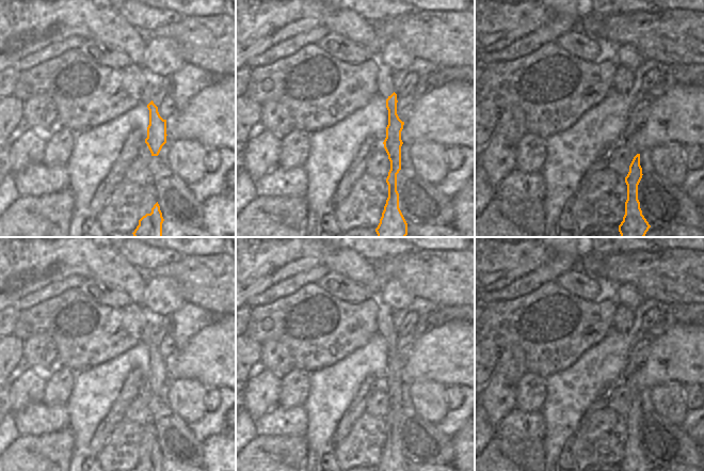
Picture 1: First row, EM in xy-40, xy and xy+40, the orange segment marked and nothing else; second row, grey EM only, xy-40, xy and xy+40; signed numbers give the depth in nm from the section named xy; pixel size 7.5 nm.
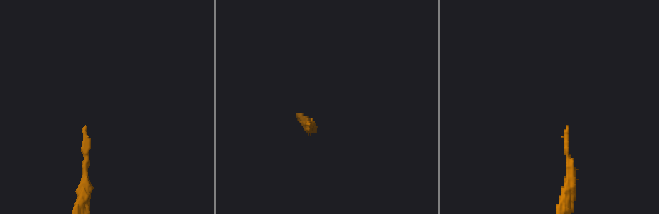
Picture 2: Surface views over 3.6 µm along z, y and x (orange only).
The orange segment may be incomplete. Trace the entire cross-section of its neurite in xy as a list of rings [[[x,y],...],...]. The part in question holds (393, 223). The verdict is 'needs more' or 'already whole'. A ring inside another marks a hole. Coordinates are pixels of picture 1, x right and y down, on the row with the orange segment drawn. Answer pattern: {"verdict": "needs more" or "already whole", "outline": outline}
{"verdict": "needs more", "outline": [[[380,65],[378,72],[378,94],[386,100],[388,110],[388,125],[384,148],[390,161],[390,170],[386,178],[388,185],[388,198],[375,229],[378,237],[405,237],[407,223],[399,208],[399,193],[397,191],[397,174],[401,170],[401,131],[404,122],[397,114],[397,94],[393,87],[393,72],[387,66]]]}

